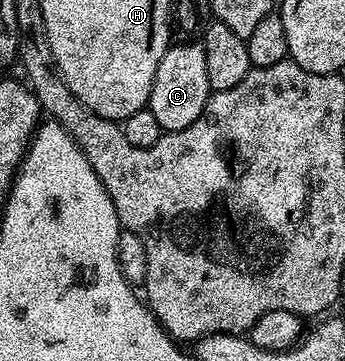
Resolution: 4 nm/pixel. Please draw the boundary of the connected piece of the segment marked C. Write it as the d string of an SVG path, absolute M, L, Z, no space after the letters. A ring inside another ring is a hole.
M200 42L173 43L162 54L158 71L154 74L154 86L150 90L148 108L158 118L158 126L164 132L177 132L190 126L202 114L213 90L210 78L206 78L206 50Z

